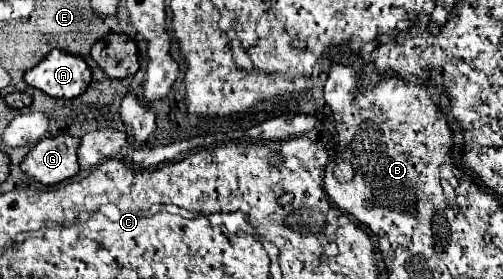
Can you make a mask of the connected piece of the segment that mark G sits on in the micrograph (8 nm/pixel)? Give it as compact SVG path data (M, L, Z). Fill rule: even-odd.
M71 135L41 139L21 161L21 171L43 185L55 185L77 175L77 147L79 139Z

